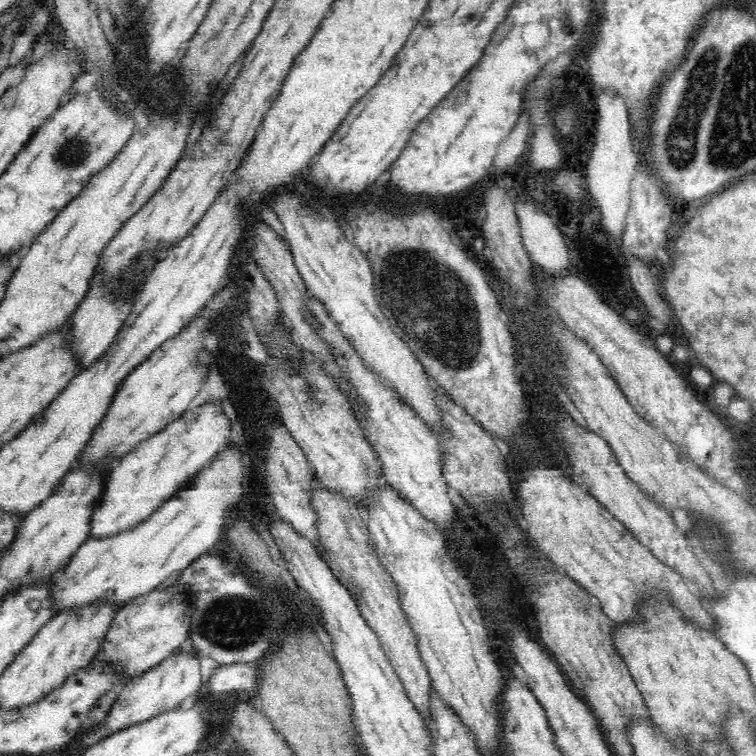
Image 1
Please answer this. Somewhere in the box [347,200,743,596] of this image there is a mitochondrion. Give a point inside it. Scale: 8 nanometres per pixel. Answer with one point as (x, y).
(451, 336)

